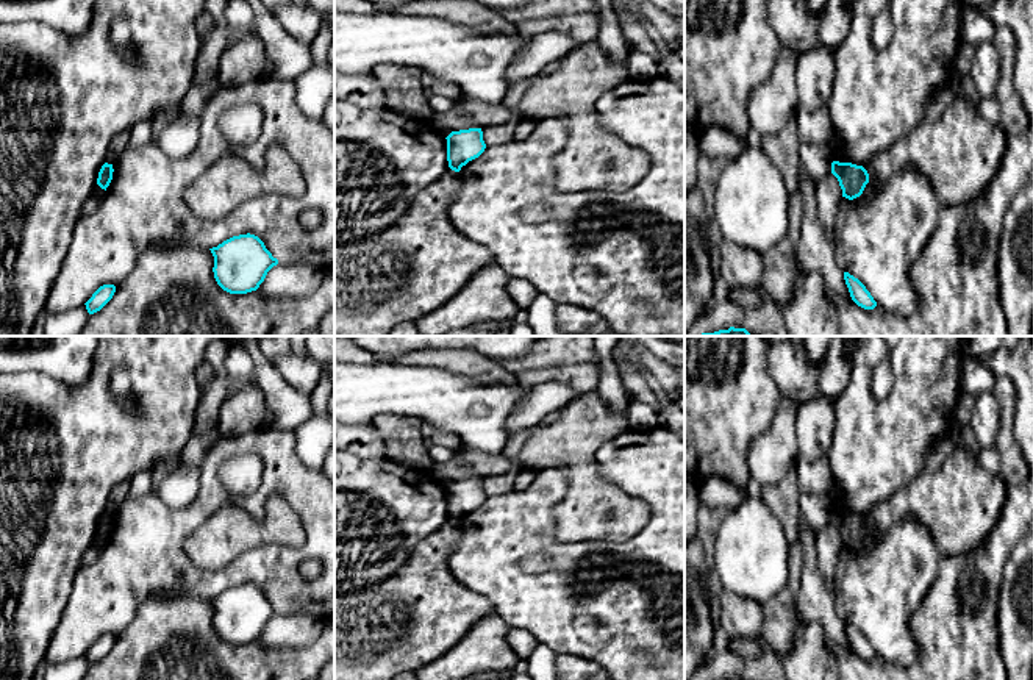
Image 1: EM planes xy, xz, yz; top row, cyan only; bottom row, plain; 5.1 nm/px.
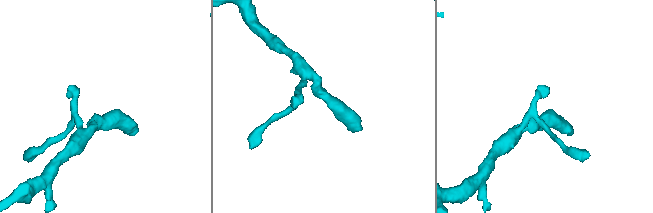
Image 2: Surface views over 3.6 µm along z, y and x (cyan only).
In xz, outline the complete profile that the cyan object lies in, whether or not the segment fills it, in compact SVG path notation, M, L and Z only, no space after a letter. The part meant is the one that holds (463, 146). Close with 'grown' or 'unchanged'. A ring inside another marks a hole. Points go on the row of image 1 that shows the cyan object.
M481 128L452 131L445 139L449 167L455 172L459 172L486 149Z; unchanged

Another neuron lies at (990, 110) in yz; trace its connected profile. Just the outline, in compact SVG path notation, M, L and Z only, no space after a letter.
M995 94L988 98L981 98L977 109L985 120L992 125L1000 125L1002 109Z

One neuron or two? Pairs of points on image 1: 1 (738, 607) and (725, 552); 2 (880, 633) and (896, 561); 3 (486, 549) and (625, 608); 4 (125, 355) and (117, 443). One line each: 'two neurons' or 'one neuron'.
1: two neurons
2: one neuron
3: one neuron
4: one neuron

